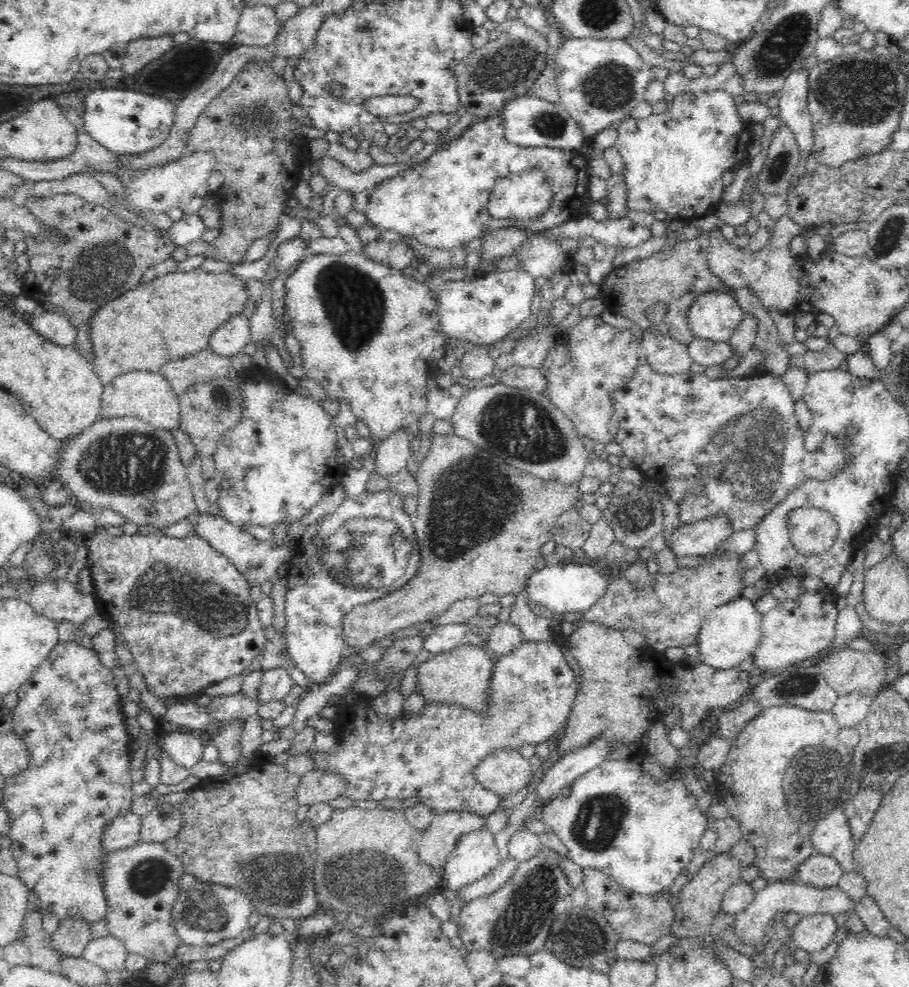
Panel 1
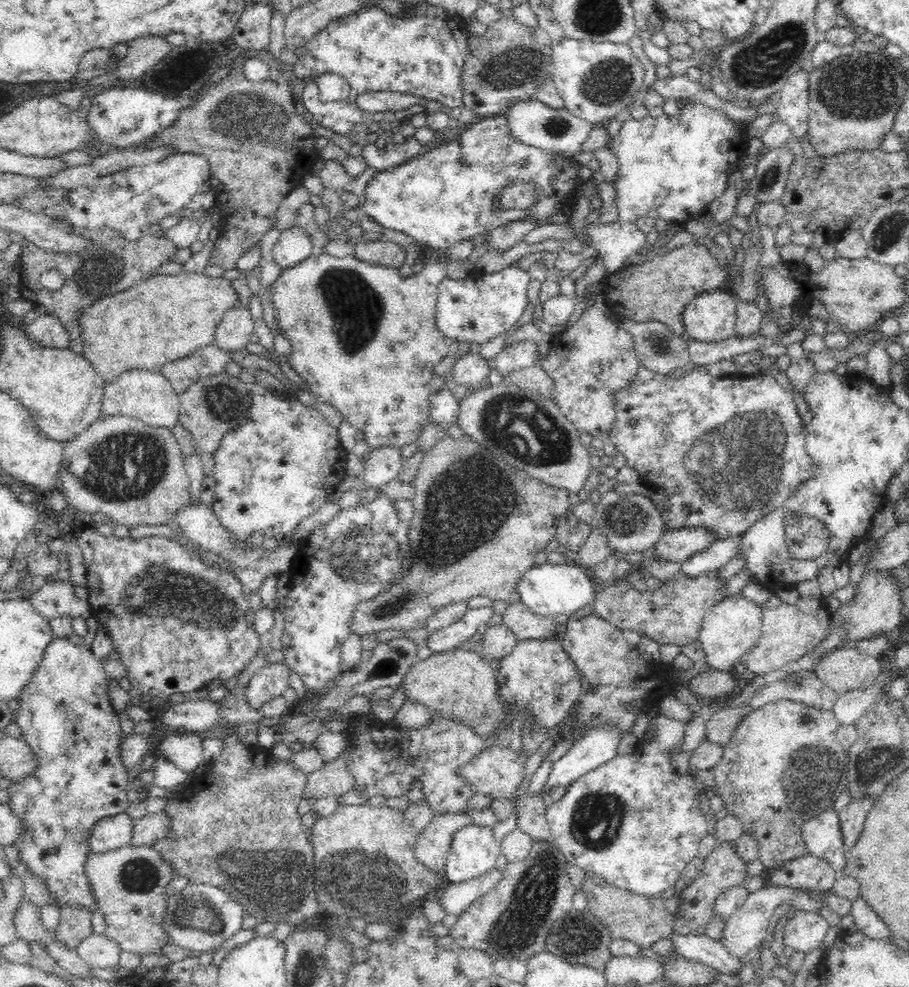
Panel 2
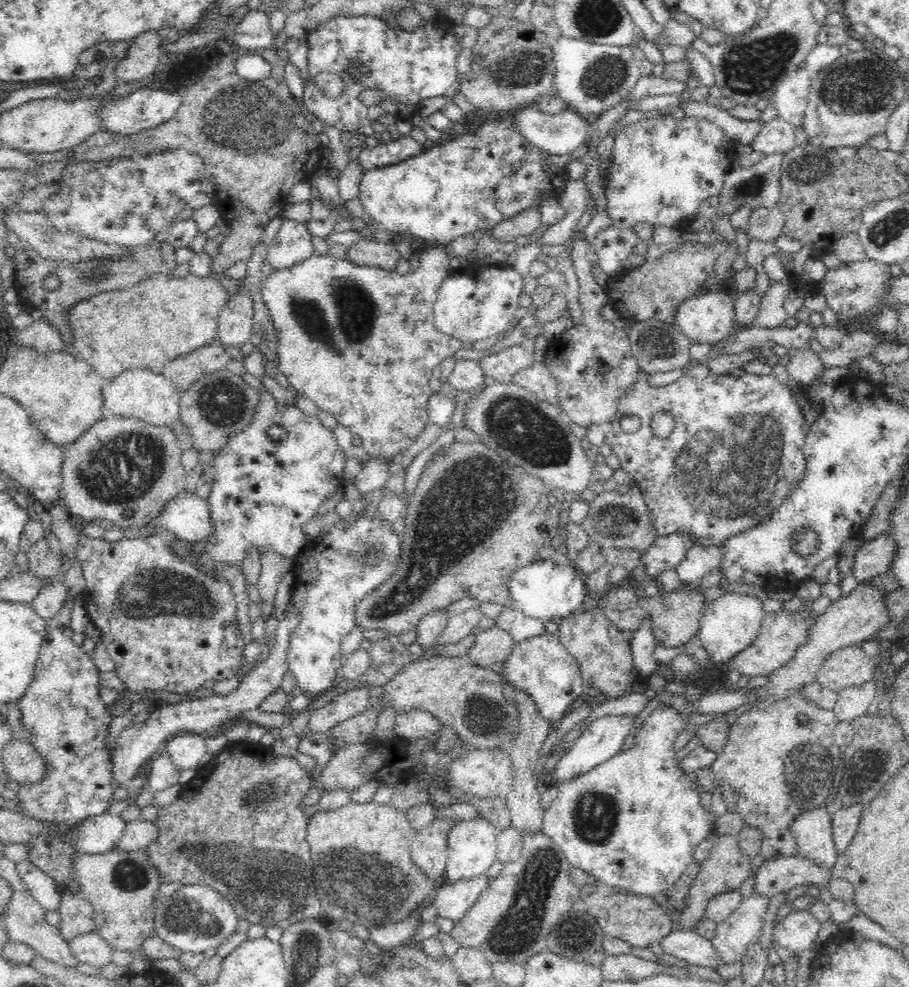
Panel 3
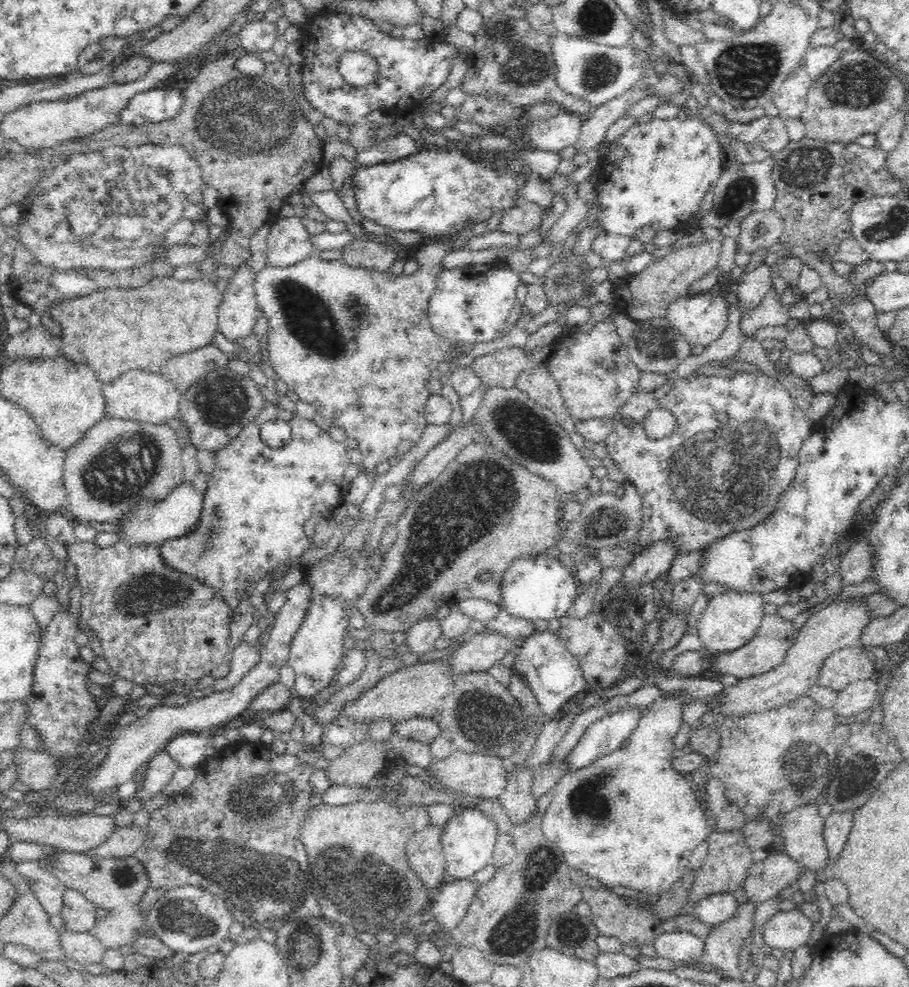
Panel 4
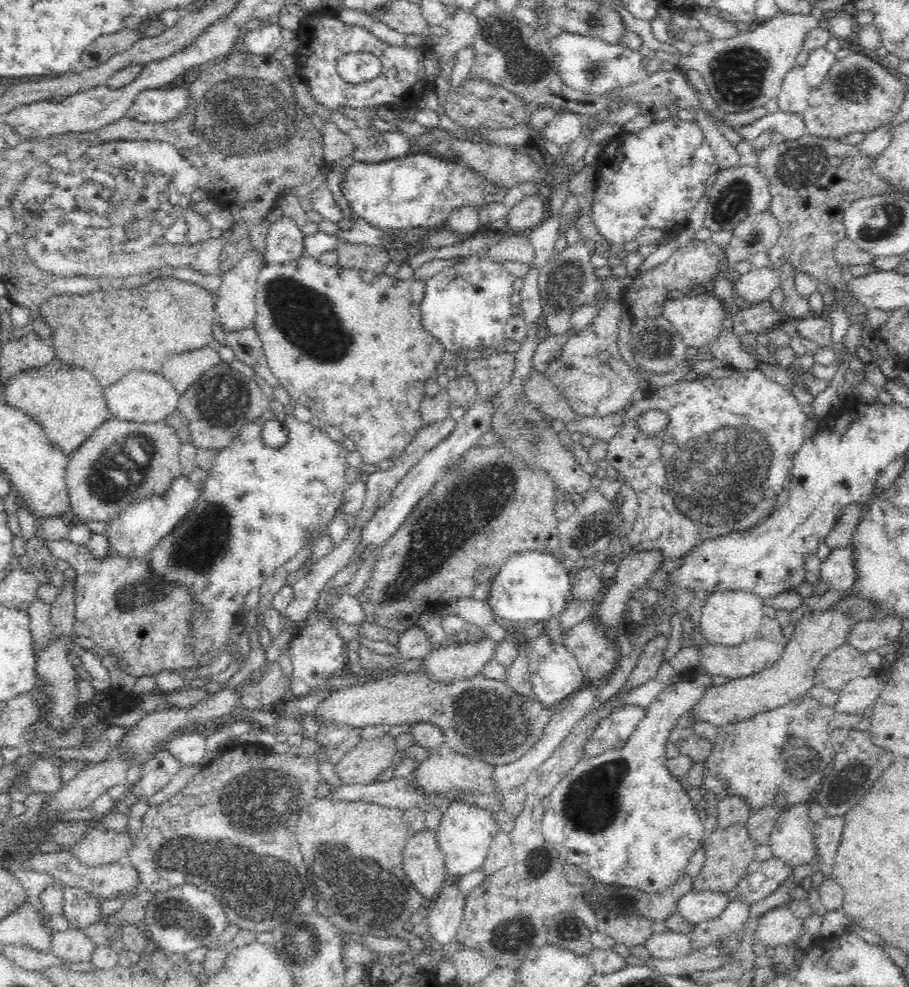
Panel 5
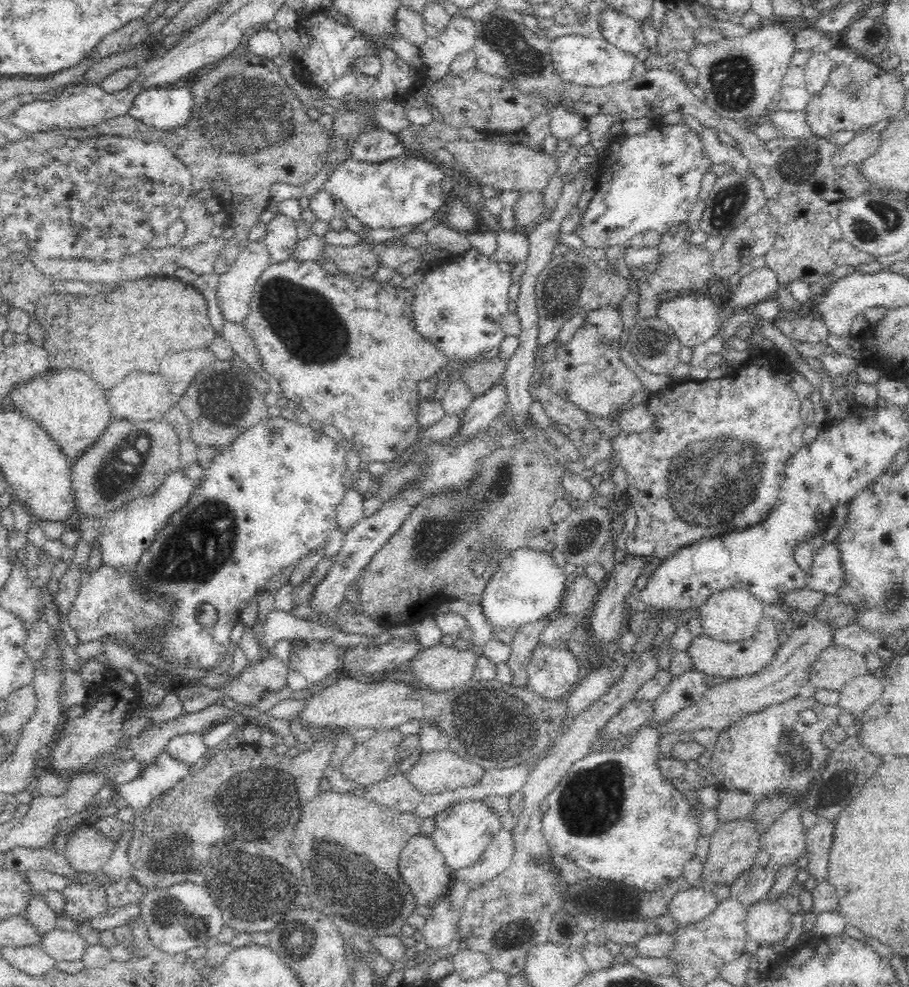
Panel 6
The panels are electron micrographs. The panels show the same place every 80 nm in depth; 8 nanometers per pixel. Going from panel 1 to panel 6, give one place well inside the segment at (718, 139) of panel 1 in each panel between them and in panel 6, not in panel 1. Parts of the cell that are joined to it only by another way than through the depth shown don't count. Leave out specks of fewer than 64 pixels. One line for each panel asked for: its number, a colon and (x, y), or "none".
2: (670, 167)
3: (663, 169)
4: (656, 174)
5: (653, 178)
6: (650, 181)

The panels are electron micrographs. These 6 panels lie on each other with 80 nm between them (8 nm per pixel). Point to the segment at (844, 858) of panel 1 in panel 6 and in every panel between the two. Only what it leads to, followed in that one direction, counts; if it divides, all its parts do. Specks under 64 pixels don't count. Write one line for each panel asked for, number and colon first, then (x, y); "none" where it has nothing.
2: (822, 836)
3: (812, 829)
4: (802, 828)
5: (792, 841)
6: (785, 841)

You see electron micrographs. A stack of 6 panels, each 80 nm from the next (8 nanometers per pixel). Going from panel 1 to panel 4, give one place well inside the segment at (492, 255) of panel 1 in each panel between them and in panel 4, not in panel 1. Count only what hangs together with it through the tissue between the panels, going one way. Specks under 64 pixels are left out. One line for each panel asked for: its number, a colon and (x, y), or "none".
2: (504, 237)
3: (523, 223)
4: (521, 219)

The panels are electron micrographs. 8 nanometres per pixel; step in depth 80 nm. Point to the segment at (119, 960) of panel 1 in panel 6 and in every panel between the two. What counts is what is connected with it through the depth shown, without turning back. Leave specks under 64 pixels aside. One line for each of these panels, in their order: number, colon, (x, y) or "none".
2: (97, 950)
3: (91, 949)
4: (83, 948)
5: (72, 945)
6: (64, 947)

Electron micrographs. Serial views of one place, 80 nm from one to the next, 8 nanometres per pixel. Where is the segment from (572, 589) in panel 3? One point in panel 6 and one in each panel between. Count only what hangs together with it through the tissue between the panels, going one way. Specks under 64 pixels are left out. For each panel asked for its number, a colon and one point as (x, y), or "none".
4: (539, 587)
5: (531, 585)
6: (528, 585)

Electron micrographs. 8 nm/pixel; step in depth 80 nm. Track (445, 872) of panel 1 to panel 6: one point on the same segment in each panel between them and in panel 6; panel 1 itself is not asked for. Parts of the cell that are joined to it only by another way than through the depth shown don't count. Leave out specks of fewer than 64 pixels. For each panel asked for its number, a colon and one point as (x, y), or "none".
2: (474, 850)
3: (472, 844)
4: (468, 838)
5: (465, 832)
6: (463, 831)

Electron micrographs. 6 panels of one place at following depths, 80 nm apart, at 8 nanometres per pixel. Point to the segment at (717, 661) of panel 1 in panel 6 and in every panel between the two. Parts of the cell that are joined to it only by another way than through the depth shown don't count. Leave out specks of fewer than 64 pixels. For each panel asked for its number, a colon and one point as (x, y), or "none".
2: (731, 627)
3: (731, 622)
4: (731, 618)
5: (731, 617)
6: (732, 614)

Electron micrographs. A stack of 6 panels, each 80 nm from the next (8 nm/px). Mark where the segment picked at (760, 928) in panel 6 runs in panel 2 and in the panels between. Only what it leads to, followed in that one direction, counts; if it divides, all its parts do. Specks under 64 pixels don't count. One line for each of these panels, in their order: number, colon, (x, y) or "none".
2: (804, 932)
3: (797, 932)
4: (788, 931)
5: (778, 927)

